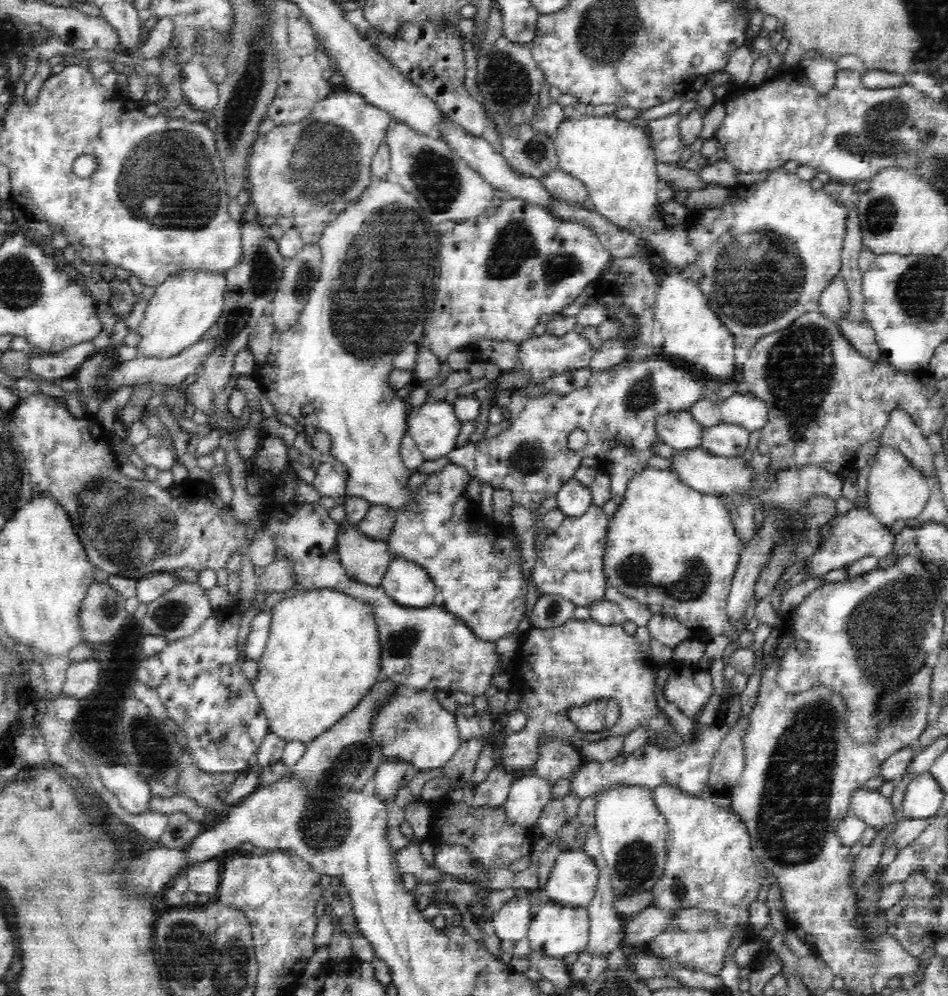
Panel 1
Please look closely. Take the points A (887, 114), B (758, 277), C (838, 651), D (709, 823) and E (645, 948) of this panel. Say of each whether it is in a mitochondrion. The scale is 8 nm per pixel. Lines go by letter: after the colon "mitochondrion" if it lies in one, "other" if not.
A: mitochondrion
B: mitochondrion
C: other
D: other
E: other

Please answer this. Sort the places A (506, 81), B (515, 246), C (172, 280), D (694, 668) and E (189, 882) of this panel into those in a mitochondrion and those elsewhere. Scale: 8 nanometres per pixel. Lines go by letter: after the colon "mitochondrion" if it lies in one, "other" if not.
A: mitochondrion
B: mitochondrion
C: other
D: other
E: other

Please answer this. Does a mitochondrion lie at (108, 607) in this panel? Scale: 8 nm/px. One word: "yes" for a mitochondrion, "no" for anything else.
yes

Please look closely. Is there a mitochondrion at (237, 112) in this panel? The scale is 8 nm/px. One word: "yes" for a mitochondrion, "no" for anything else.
yes

